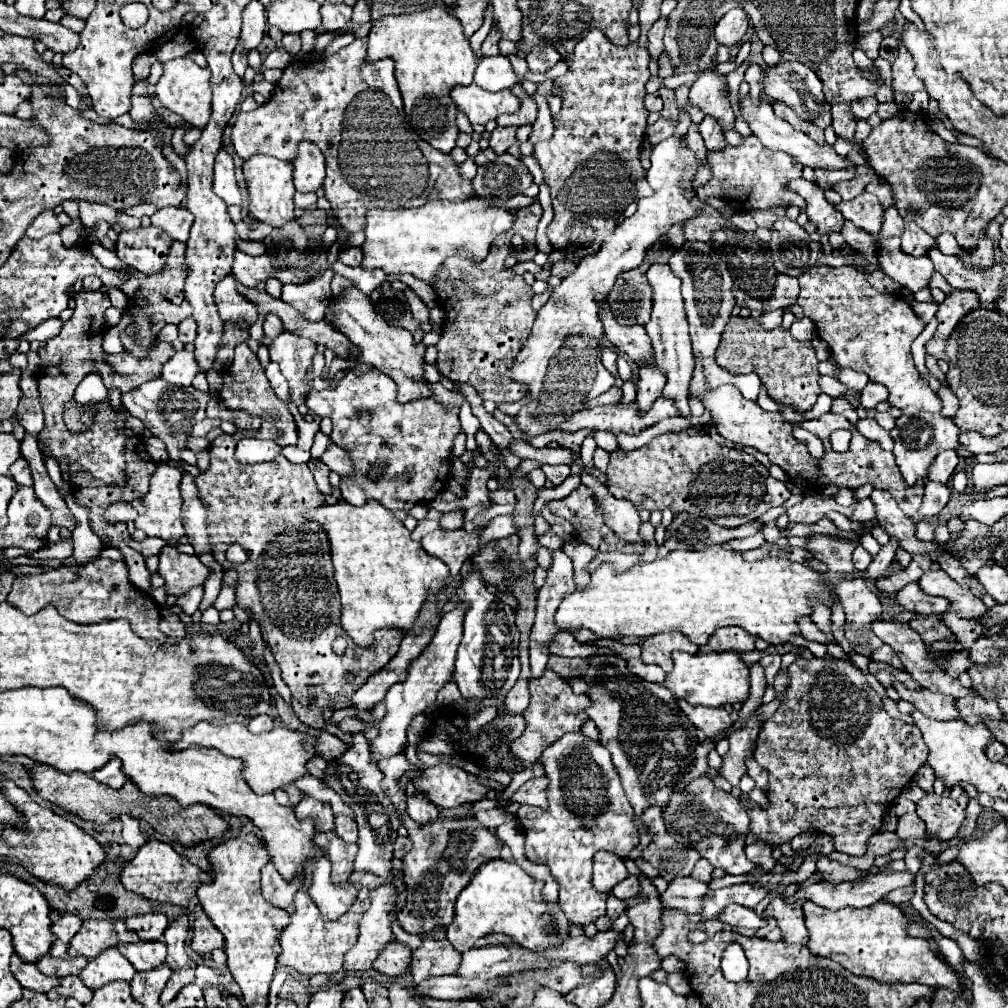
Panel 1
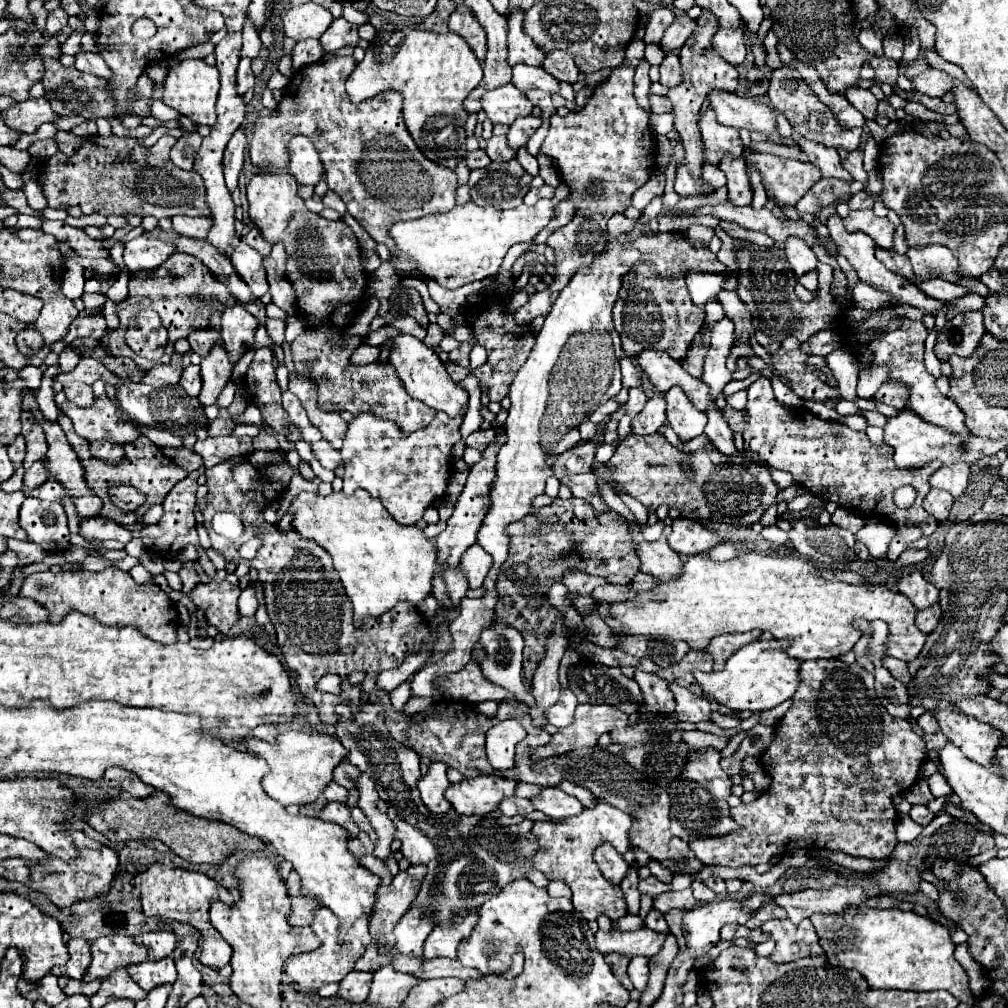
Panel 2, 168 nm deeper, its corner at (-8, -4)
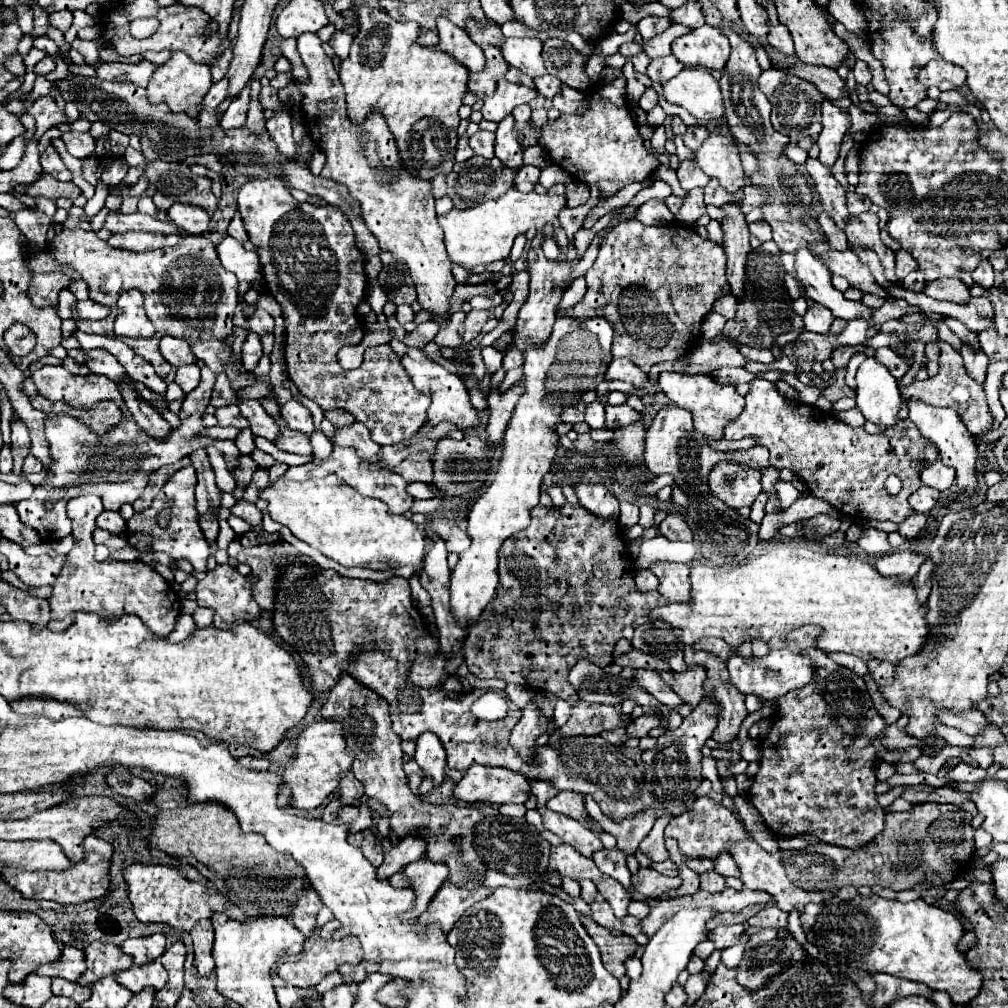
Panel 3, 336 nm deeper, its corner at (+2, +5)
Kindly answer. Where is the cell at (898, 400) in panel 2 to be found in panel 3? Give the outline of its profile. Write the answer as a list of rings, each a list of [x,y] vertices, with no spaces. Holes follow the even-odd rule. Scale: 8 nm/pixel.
[[[936,341],[940,347],[940,371],[936,377],[928,379],[928,381],[913,382],[906,389],[902,389],[902,397],[904,399],[922,399],[930,405],[938,405],[938,407],[950,407],[954,409],[960,419],[964,421],[966,429],[974,435],[974,437],[982,437],[982,433],[986,433],[992,427],[992,415],[988,411],[986,405],[986,393],[984,389],[966,373],[964,365],[962,365],[962,355],[958,351],[954,351],[946,341]]]

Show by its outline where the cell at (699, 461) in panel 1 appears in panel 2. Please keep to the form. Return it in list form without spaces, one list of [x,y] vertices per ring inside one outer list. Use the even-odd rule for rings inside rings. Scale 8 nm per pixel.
[[[634,434],[624,438],[610,458],[610,464],[614,466],[616,482],[620,482],[632,498],[640,500],[648,512],[658,506],[668,506],[678,508],[684,518],[692,520],[750,526],[776,502],[780,492],[762,464],[744,462],[742,456],[726,456],[714,446],[704,446],[696,452],[680,452],[660,434]],[[680,462],[690,462],[694,480],[686,476],[686,468]]]

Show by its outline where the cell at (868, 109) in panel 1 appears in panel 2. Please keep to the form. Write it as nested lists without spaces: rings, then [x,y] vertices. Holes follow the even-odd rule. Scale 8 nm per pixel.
[[[848,88],[846,94],[848,102],[864,114],[864,118],[876,118],[878,112],[876,112],[876,106],[878,106],[878,100],[876,96],[870,92],[870,90],[864,90],[864,88]]]

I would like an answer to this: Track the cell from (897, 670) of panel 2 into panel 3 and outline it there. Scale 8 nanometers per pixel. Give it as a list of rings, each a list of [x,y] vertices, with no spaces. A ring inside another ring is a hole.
[[[868,661],[868,671],[878,685],[890,685],[894,681],[894,665],[888,661]]]

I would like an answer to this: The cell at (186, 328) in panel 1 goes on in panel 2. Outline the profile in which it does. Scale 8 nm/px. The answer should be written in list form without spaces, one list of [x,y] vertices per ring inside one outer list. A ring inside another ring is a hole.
[[[204,328],[204,330],[192,330],[188,336],[188,342],[196,354],[206,356],[208,350],[218,342],[218,338],[220,338],[218,332],[214,332],[212,328]]]

